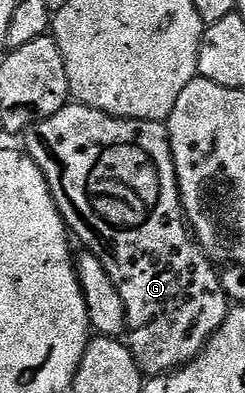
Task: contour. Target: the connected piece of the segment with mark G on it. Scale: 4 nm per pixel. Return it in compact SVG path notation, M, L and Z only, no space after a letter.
M71 101L57 113L53 113L53 117L42 119L30 128L25 138L27 138L26 154L30 155L31 160L43 171L45 181L51 190L51 196L55 198L55 204L61 213L63 222L67 225L68 232L76 240L79 238L83 242L82 246L98 257L101 265L105 265L105 269L109 269L109 277L113 277L113 285L117 293L121 293L121 301L125 305L127 314L125 342L130 347L140 371L144 376L154 377L178 371L186 363L192 363L202 353L203 346L210 341L213 333L217 333L217 329L225 321L229 310L229 300L219 280L220 272L216 264L207 258L207 254L195 242L195 236L191 234L187 226L187 216L183 214L183 202L179 196L179 178L175 172L175 162L166 126L148 119L128 119L122 115L111 115L107 111L98 111L95 107L88 107L85 103Z

